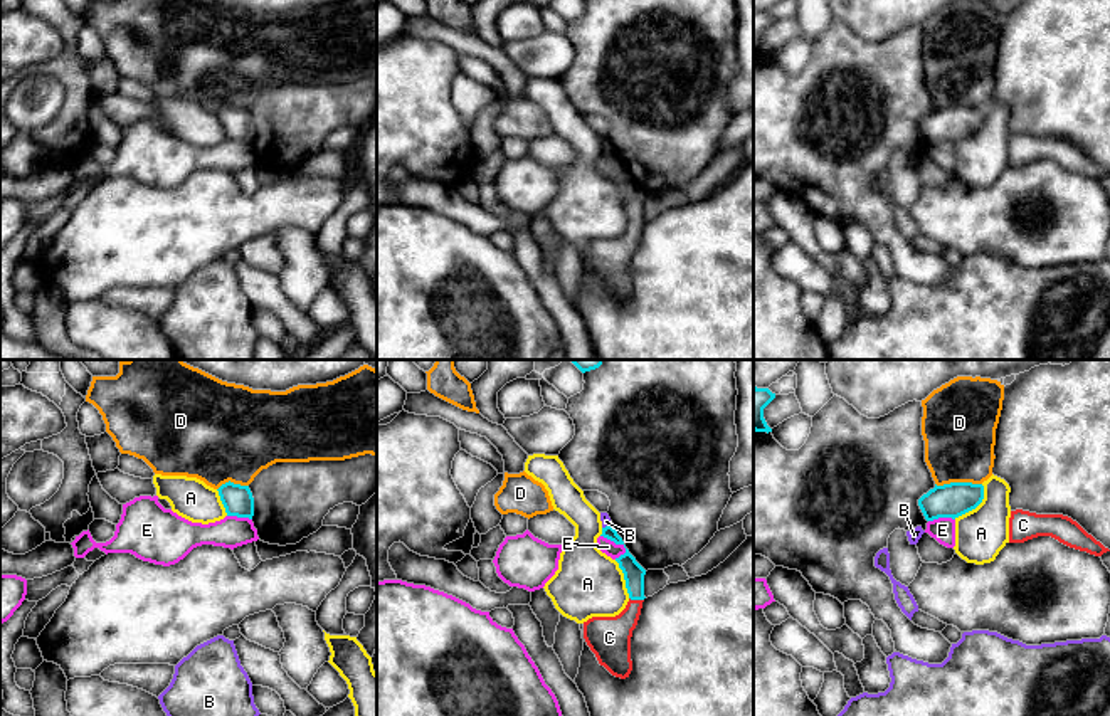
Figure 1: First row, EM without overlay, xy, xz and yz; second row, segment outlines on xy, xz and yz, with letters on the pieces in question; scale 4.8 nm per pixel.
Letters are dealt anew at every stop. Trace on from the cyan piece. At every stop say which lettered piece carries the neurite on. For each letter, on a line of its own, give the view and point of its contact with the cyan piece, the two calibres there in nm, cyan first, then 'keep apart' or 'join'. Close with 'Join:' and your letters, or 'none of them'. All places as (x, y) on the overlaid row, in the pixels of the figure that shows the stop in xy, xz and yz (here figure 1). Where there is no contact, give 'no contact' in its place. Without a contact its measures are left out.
A: meets cyan in yz at (976, 506); 160 nm thick on the cyan side, 240 nm on the other; keep apart
B: meets cyan in xz at (606, 526); 90 nm thick on the cyan side, 50 nm on the other; keep apart
C: meets cyan in xz at (636, 599); 100 nm thick on the cyan side, 200 nm on the other; join
D: meets cyan in yz at (957, 483); 160 nm thick on the cyan side, 340 nm on the other; keep apart
E: meets cyan in xz at (614, 542); 100 nm thick on the cyan side, 70 nm on the other; keep apart
Join: C

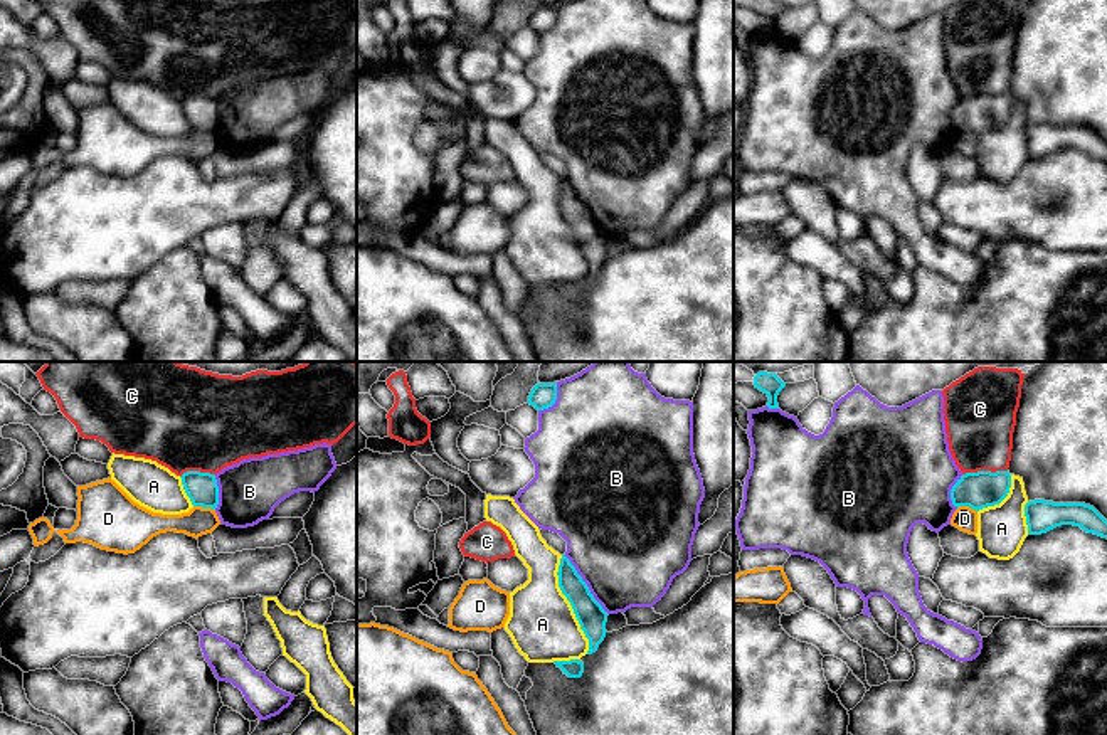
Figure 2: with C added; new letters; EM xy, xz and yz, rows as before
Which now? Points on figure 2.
A: meets cyan in xz at (571, 604); 140 nm thick on the cyan side, 320 nm on the other; keep apart
B: meets cyan in xz at (586, 586); 140 nm thick on the cyan side, 480 nm on the other; keep apart
C: meets cyan in yz at (985, 471); 180 nm thick on the cyan side, 340 nm on the other; keep apart
D: meets cyan in xy at (204, 507); 150 nm thick on the cyan side, 140 nm on the other; keep apart
Join: none of them

